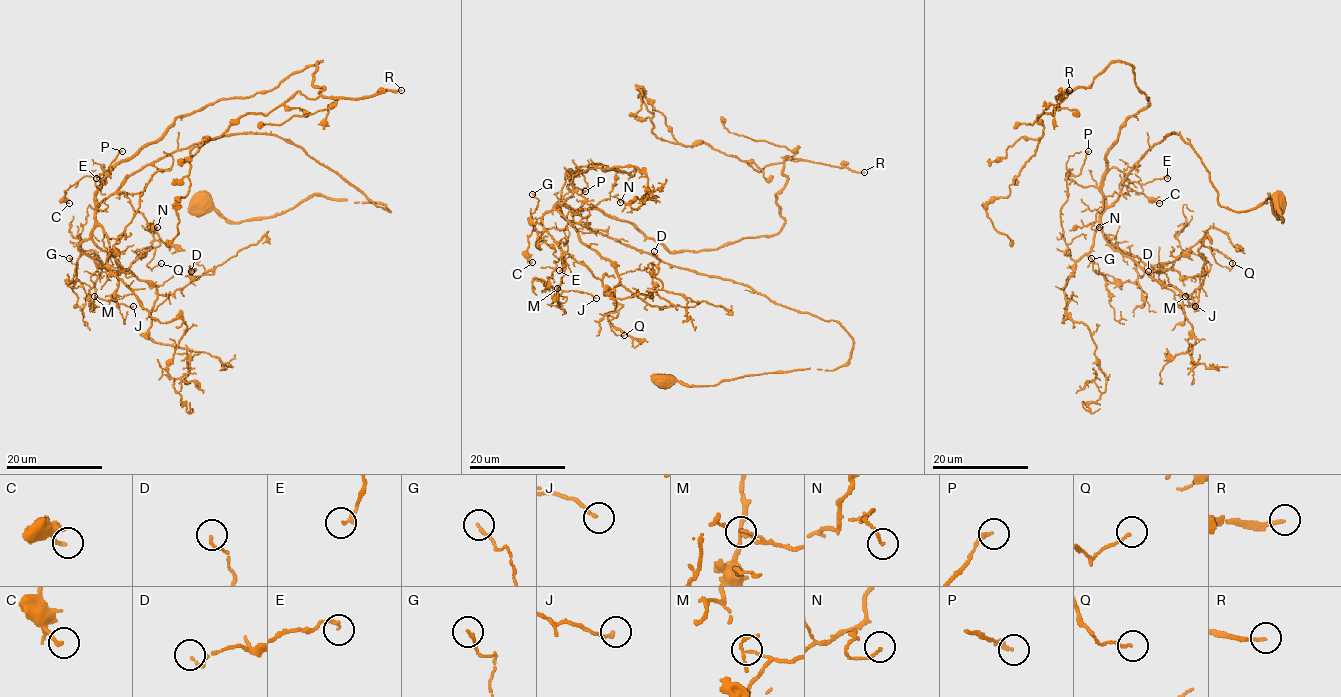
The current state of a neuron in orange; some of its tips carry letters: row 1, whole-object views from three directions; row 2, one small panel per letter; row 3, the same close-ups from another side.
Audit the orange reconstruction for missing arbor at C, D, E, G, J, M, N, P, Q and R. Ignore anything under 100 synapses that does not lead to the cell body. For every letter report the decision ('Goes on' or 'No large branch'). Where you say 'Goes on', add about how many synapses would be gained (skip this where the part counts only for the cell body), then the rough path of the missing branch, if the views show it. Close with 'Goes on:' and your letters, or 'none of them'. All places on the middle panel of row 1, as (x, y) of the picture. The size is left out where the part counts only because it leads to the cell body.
C: No large branch
D: No large branch
E: No large branch
G: No large branch
J: No large branch
M: No large branch
N: No large branch
P: No large branch
Q: No large branch
R: Goes on. Roughly 120 synapses
Goes on: R

